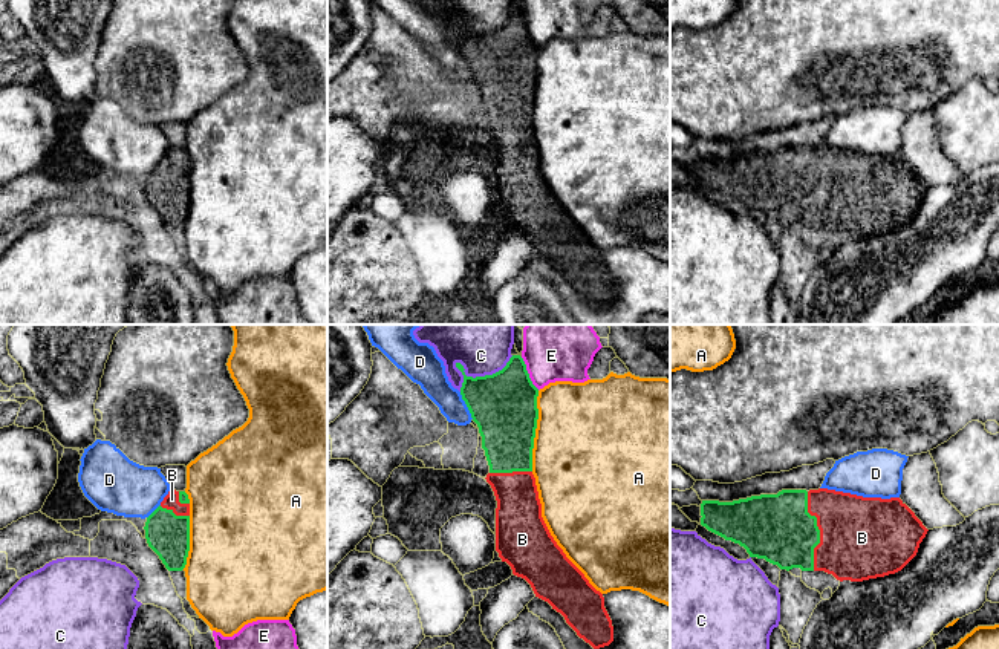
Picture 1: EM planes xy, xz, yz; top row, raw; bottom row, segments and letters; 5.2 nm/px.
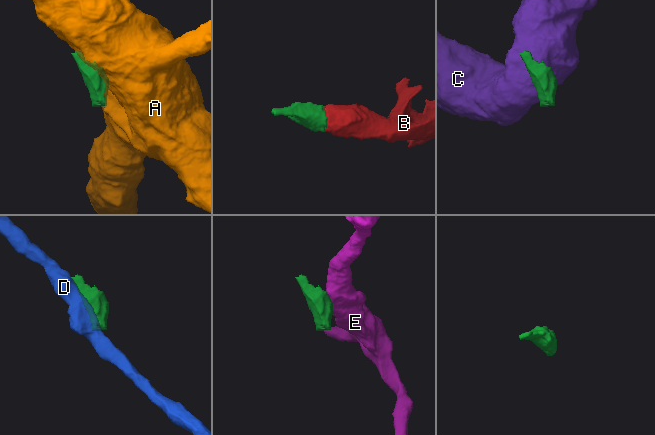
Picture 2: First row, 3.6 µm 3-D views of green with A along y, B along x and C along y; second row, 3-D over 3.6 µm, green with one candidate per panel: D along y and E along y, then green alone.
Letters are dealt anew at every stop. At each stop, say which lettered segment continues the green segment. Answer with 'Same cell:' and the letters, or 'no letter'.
Same cell: B

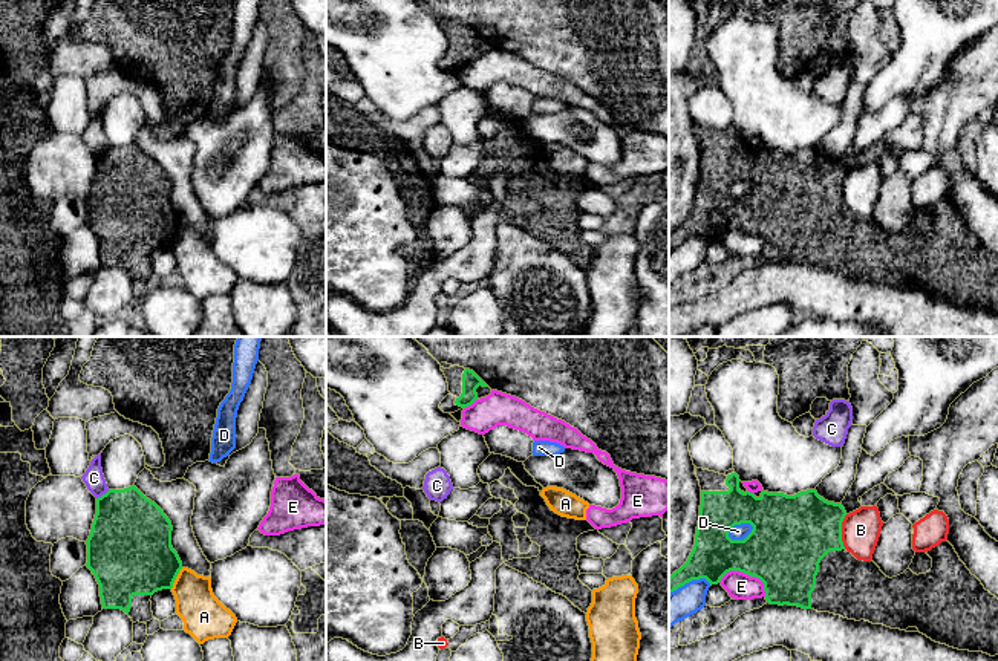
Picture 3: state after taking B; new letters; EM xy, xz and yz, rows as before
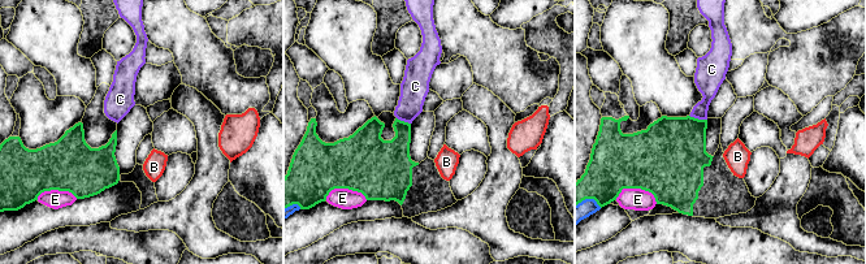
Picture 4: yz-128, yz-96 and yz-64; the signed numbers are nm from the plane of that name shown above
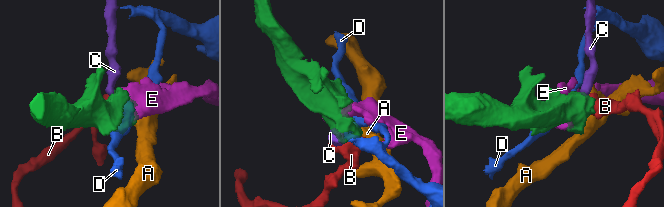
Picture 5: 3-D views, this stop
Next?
Same cell: no letter

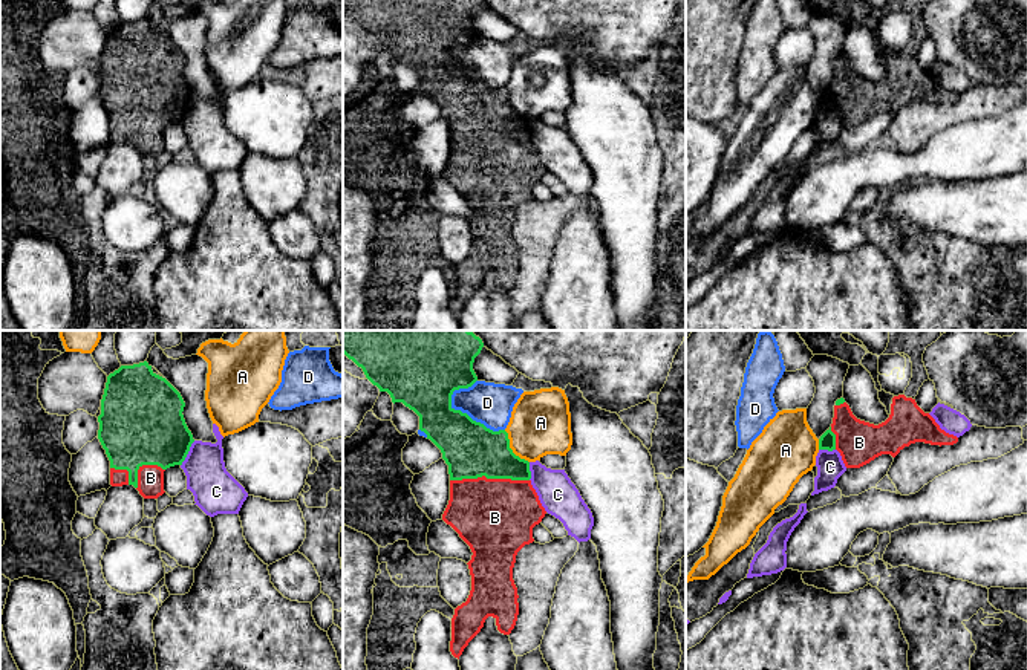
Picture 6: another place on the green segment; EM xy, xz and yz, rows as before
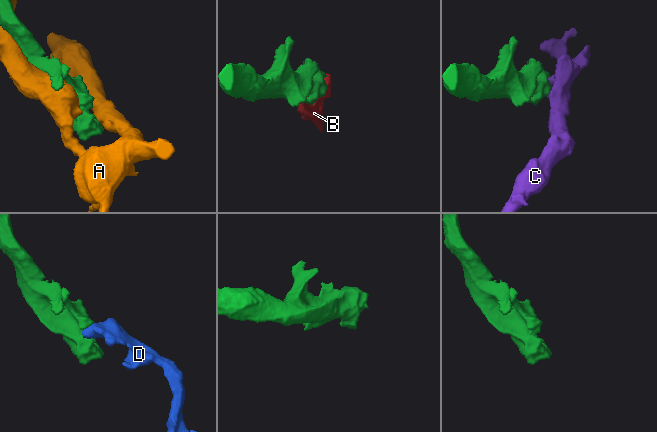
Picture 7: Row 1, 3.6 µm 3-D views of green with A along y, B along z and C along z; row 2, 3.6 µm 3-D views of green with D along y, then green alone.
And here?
Same cell: B

